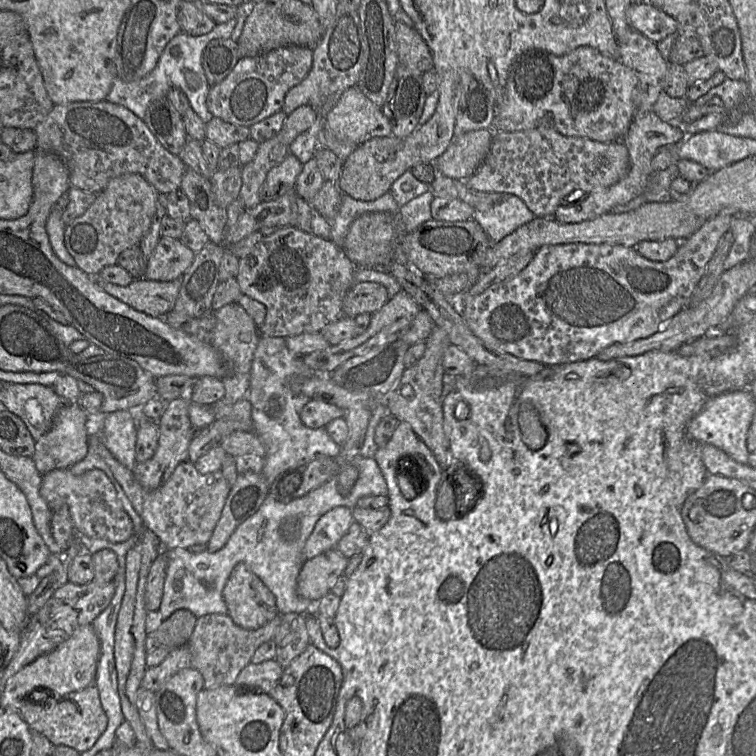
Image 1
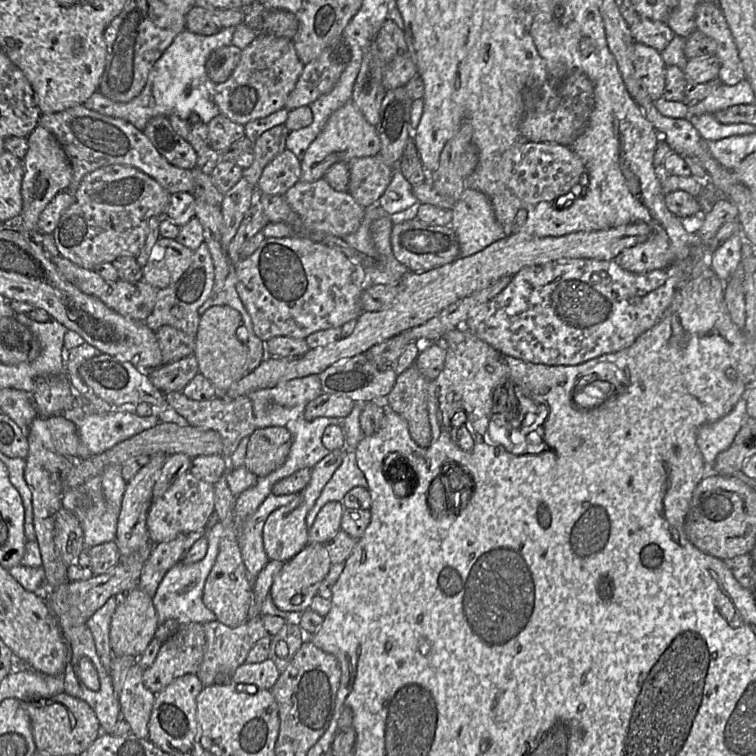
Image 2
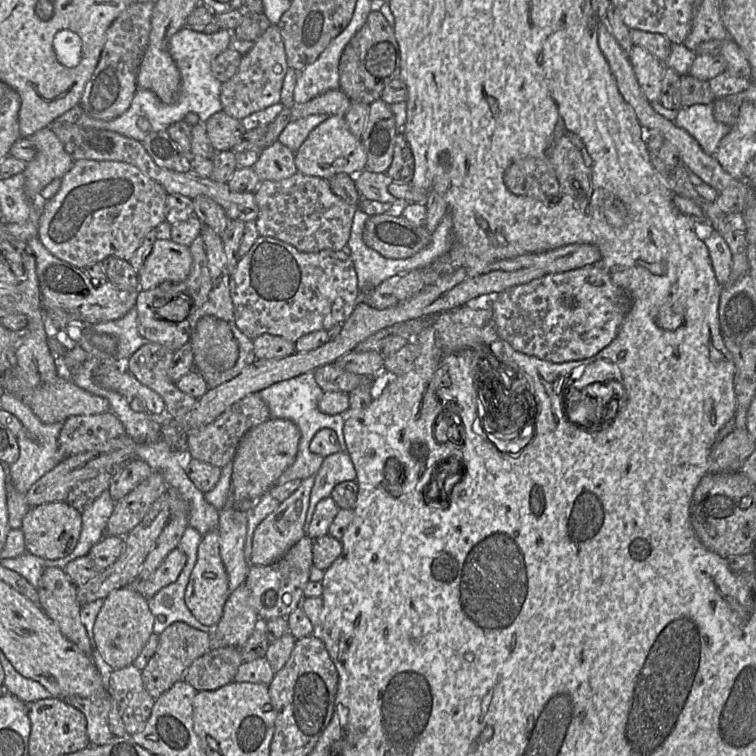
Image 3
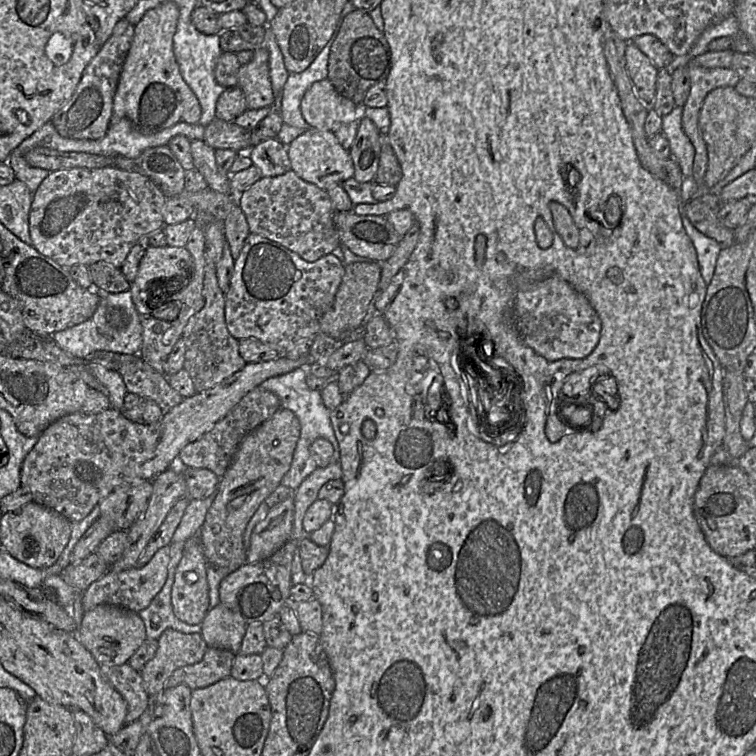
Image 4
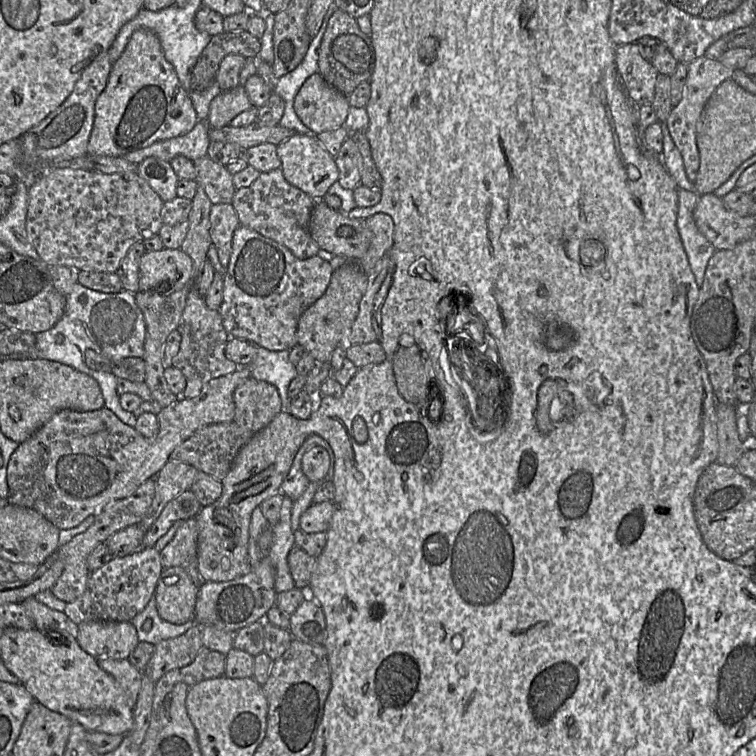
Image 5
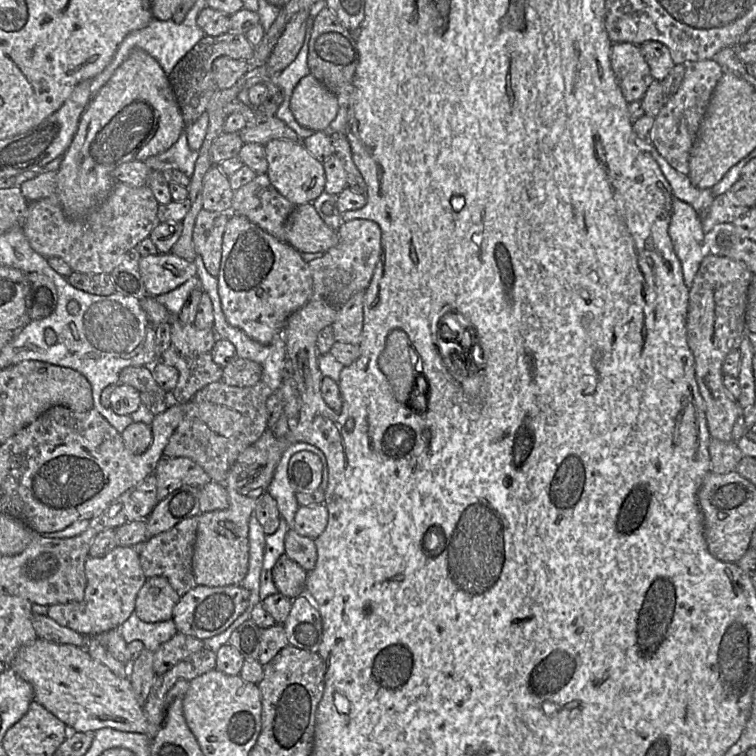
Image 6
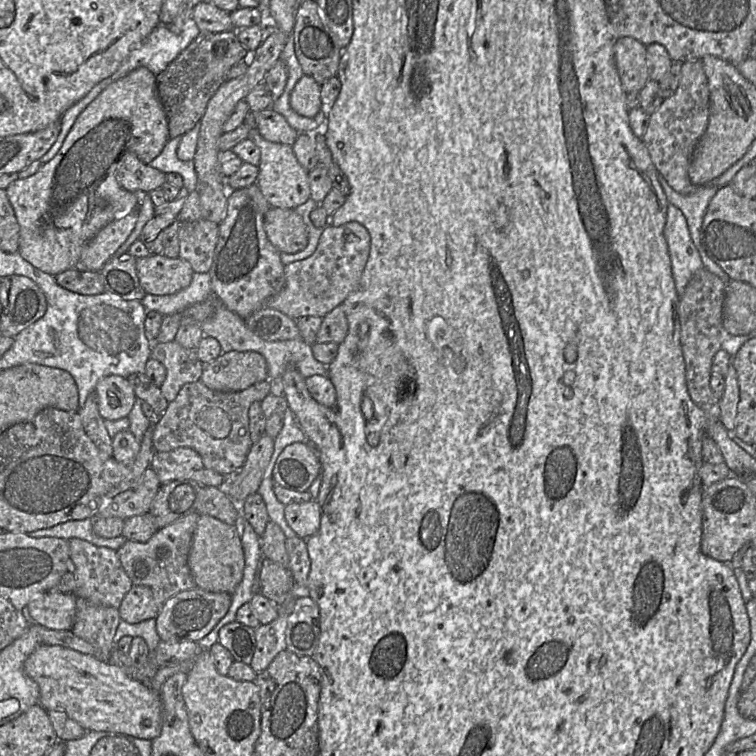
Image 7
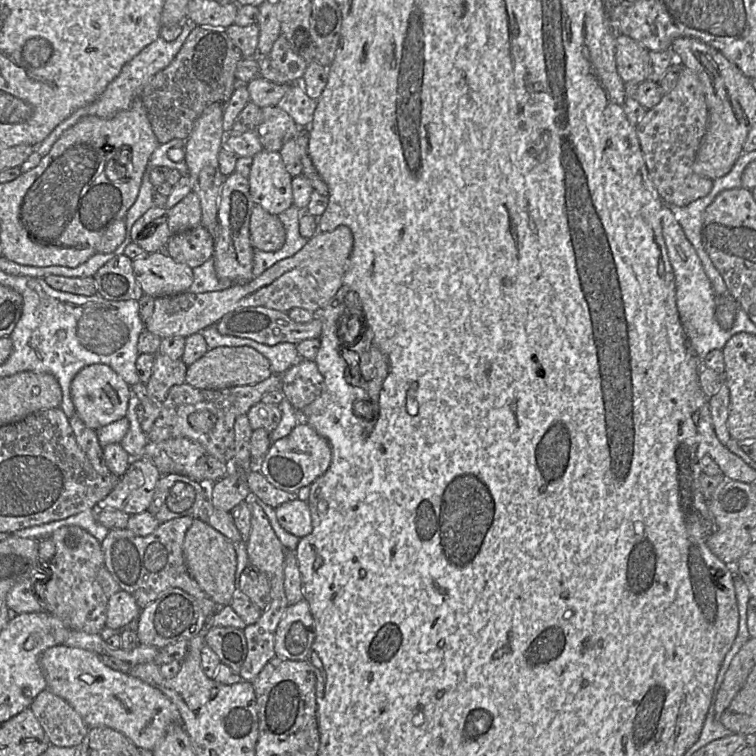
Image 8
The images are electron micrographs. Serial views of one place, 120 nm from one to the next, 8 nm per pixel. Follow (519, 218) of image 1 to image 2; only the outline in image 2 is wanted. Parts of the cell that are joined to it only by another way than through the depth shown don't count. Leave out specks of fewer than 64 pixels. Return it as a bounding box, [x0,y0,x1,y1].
[450,189,506,257]

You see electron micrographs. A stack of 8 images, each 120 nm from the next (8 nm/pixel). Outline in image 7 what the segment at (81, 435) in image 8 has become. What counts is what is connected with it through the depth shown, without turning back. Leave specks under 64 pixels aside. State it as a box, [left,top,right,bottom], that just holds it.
[78,392,112,457]

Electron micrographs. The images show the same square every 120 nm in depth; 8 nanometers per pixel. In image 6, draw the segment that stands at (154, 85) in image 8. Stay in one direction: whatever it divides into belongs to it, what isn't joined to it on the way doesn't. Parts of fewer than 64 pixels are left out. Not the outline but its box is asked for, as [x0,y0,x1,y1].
[168,32,255,126]

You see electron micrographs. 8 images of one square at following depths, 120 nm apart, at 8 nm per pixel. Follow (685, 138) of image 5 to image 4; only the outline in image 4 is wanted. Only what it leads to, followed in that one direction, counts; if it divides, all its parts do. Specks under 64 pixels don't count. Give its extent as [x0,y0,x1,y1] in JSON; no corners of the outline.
[681,61,740,186]

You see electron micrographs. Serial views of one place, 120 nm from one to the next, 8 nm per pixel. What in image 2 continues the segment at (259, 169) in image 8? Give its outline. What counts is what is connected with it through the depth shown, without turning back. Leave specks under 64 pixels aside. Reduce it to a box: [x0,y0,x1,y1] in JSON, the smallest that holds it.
[300,100,381,182]

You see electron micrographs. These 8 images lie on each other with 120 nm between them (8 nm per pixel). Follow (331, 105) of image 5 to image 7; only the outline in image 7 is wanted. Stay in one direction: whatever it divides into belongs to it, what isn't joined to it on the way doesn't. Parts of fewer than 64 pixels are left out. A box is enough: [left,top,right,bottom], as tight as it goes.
[290,75,321,117]

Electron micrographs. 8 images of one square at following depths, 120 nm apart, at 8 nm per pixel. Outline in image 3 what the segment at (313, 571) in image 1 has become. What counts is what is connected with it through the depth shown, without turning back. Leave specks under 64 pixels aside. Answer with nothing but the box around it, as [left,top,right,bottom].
[244,535,313,621]

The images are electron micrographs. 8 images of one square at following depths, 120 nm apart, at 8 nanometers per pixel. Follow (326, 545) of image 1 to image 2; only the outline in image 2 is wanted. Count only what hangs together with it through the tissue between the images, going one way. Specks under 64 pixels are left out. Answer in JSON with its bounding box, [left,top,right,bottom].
[307,501,344,544]

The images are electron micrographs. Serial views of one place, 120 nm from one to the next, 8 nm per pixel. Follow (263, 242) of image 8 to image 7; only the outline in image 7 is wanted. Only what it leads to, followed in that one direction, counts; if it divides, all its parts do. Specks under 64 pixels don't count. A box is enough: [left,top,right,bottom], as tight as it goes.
[263,207,307,253]

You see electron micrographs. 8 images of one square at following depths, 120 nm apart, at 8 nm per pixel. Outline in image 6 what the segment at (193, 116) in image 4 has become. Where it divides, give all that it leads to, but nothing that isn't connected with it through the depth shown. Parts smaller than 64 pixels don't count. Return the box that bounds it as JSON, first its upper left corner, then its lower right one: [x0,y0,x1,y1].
[22,49,185,220]

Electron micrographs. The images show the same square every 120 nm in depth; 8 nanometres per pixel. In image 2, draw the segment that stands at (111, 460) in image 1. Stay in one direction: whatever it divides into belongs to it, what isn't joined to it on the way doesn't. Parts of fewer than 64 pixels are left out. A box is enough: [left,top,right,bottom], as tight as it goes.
[147,471,215,545]

